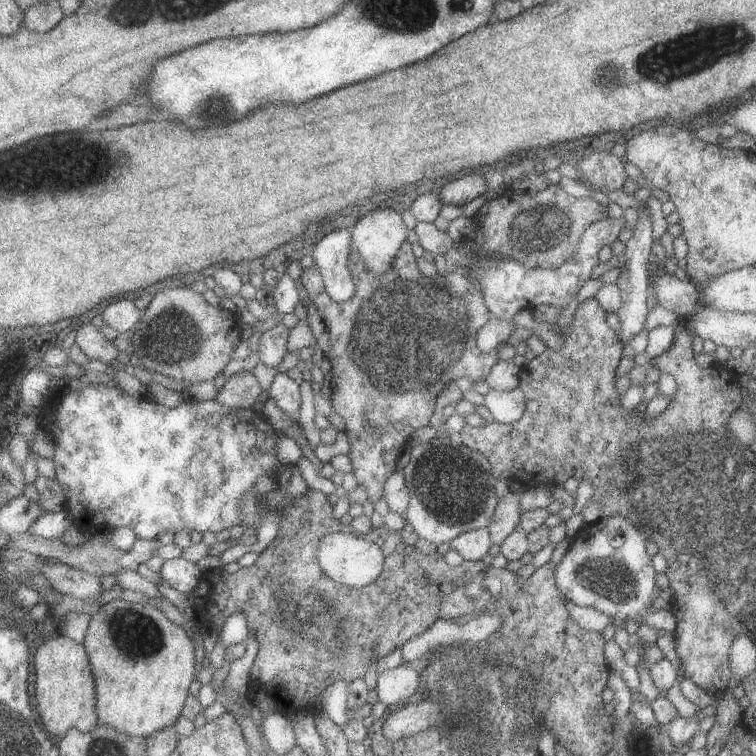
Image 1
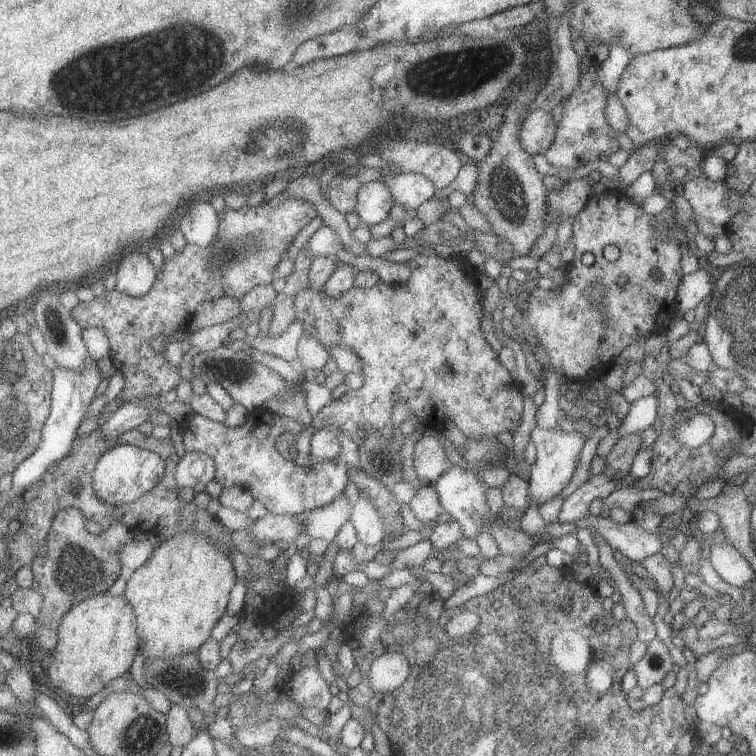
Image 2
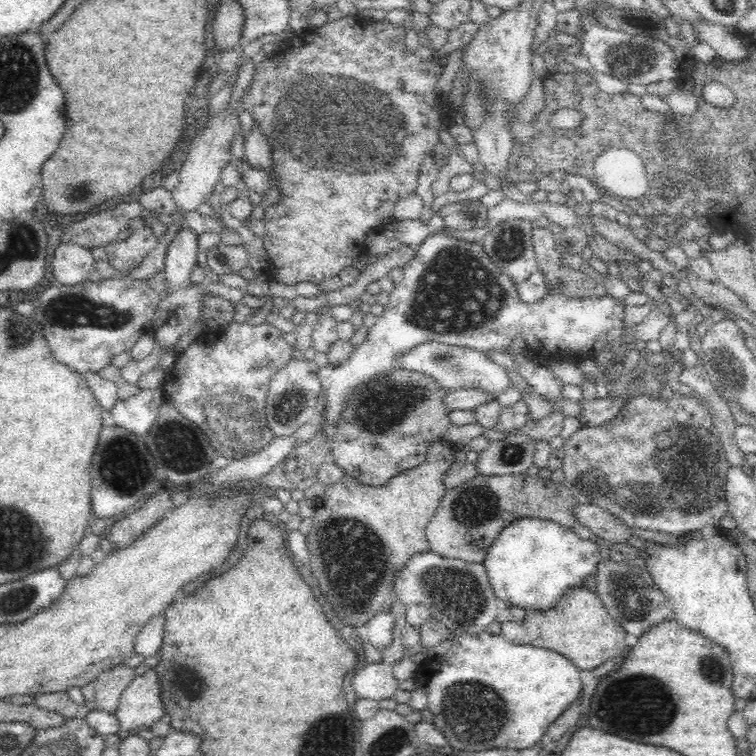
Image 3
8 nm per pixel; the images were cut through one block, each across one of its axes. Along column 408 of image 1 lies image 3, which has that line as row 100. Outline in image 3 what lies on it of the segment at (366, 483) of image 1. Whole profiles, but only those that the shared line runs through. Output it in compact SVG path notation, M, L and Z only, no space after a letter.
M346 15L338 20L327 20L316 29L310 28L297 32L291 39L285 39L276 53L255 64L253 80L244 90L241 102L244 110L248 110L254 118L254 122L262 127L269 142L274 168L264 172L260 167L250 167L242 172L241 178L247 190L257 192L263 198L273 187L278 187L280 193L280 202L266 208L261 219L266 225L266 237L263 242L264 249L268 253L268 266L270 266L270 270L266 270L265 274L268 278L280 280L284 284L298 284L308 280L318 285L340 274L344 268L352 266L354 261L368 254L364 247L364 240L369 236L369 232L390 224L395 219L396 204L402 198L416 193L418 179L422 174L422 162L426 162L426 158L433 158L433 161L440 159L434 157L434 150L442 146L442 130L447 130L450 125L458 121L456 110L451 106L447 96L438 94L438 82L442 82L442 74L446 74L446 65L435 62L433 57L426 61L426 58L419 57L417 53L406 50L406 31L407 29L402 25L394 25L394 22L386 19L376 21L360 18L358 15Z

